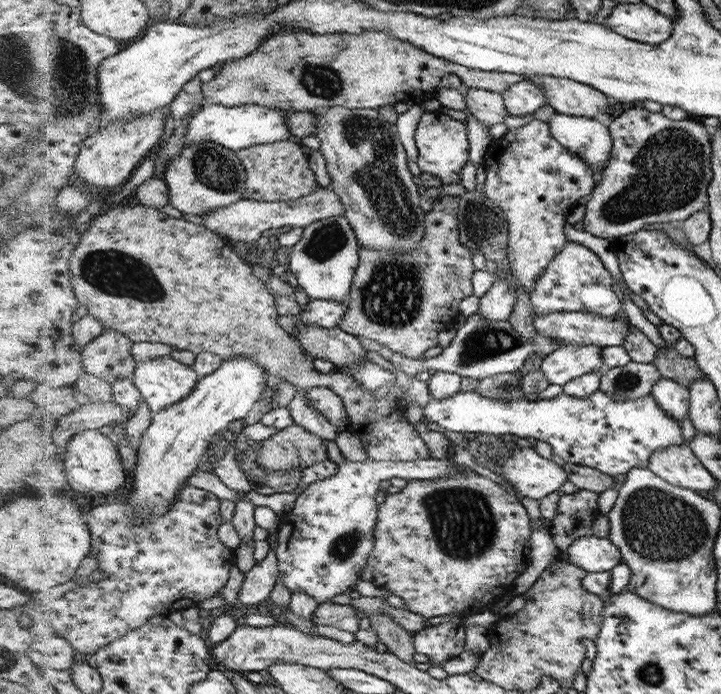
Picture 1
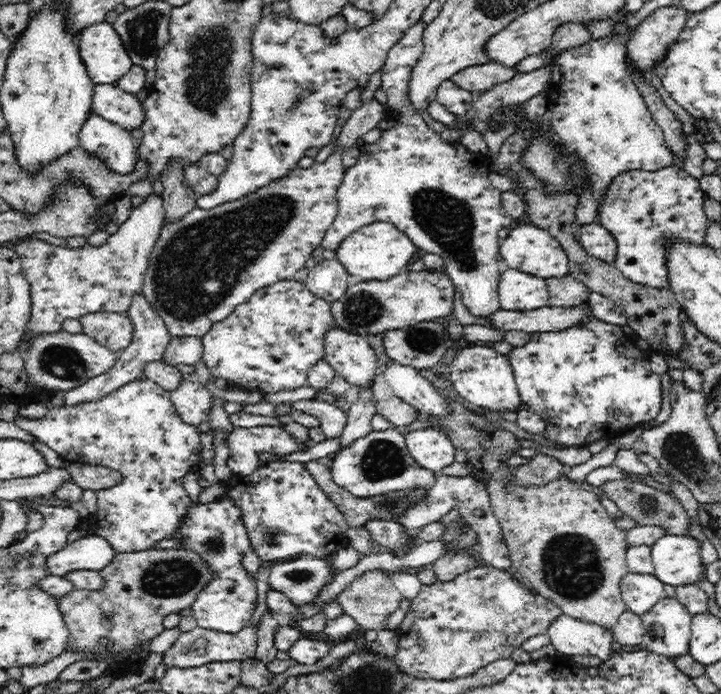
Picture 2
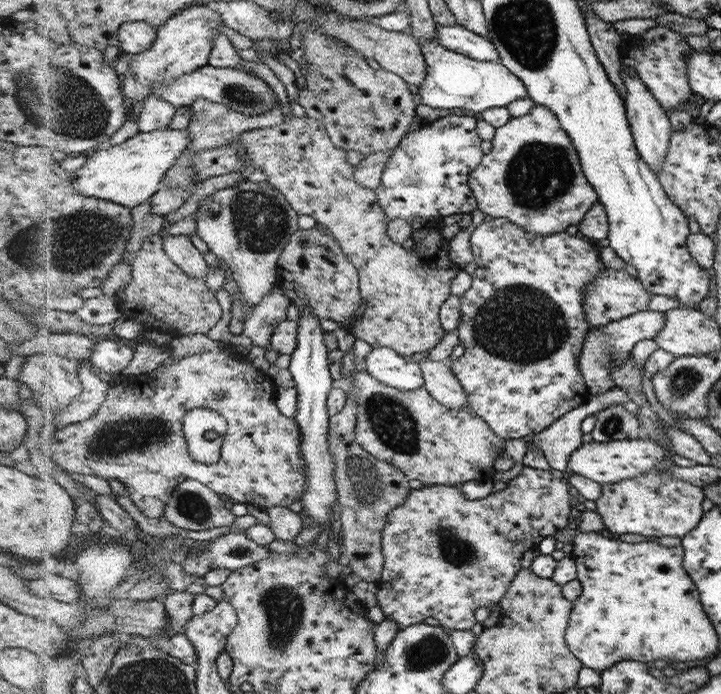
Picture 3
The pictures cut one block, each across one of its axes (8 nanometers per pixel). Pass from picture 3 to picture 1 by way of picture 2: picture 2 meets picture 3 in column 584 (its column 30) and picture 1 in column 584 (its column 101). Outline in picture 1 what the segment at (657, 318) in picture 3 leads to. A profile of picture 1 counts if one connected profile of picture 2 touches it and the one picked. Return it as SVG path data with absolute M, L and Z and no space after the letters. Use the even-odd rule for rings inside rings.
M594 344L561 346L543 358L541 370L550 384L564 386L579 376L604 370L602 346Z

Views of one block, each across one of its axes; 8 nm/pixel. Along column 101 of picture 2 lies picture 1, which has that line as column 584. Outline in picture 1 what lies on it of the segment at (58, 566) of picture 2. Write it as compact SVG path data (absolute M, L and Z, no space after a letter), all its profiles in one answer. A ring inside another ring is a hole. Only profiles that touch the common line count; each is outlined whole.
M595 535L576 539L563 553L565 560L587 572L610 571L621 563L618 548L608 538Z

